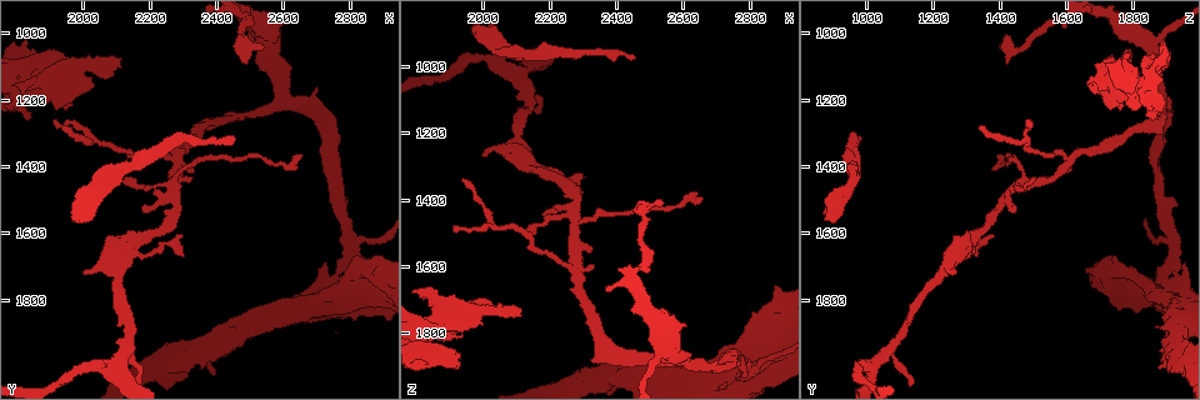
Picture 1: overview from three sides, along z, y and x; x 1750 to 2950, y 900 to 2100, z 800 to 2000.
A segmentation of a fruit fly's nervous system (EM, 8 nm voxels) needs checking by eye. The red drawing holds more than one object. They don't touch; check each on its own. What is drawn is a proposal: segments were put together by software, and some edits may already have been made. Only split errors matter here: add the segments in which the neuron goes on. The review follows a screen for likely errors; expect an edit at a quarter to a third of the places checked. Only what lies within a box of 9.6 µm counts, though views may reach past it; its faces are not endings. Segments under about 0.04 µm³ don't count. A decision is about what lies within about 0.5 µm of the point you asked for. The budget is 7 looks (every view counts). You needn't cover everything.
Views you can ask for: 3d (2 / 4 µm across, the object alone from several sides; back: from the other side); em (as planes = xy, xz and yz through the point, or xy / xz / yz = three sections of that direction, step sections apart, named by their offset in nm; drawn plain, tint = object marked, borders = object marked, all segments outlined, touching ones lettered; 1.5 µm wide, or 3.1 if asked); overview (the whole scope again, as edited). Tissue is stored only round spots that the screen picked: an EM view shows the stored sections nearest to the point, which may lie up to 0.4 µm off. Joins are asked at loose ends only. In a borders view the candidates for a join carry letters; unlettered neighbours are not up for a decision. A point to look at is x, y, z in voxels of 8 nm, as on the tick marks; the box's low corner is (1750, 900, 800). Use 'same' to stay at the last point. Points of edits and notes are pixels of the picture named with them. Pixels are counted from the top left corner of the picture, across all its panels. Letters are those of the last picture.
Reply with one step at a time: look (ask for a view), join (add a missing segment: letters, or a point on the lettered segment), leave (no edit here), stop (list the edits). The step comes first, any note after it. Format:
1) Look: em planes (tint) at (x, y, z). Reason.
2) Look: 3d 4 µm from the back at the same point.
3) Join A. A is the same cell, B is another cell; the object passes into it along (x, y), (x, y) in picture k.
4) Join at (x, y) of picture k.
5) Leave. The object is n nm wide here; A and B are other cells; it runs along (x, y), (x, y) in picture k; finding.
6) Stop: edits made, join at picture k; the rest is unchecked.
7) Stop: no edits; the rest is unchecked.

Look: 3d 4 µm from the back at (2450, 1330, 970). Thin end.

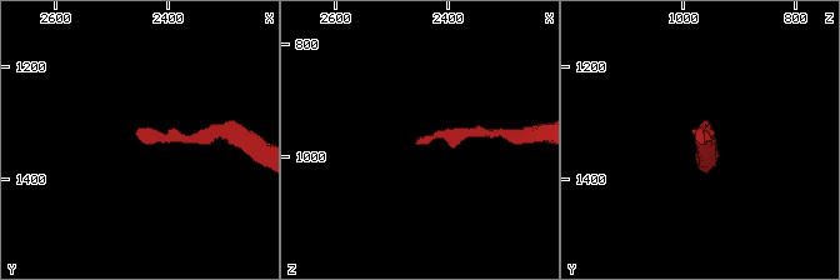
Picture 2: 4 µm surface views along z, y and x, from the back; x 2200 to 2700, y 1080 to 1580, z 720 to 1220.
Look: em planes (borders) at (2455, 1325, 975).

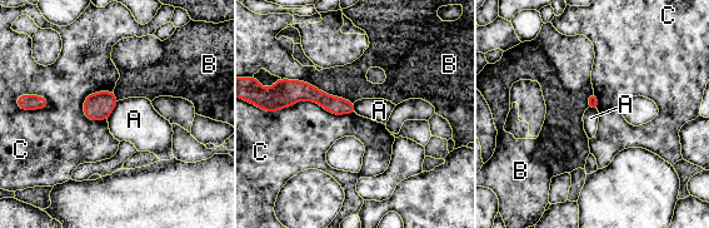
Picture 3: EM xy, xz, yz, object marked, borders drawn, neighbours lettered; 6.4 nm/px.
Leave. The object is 70 nm wide here; A, B and C are other cells; it runs along (280, 104), (315, 94), (351, 109) in picture 3; none of them fits.

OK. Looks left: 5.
Look: 3d 2 µm at (1970, 1560, 880). An open end.

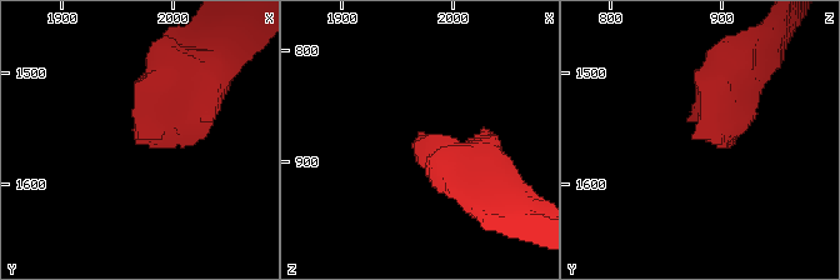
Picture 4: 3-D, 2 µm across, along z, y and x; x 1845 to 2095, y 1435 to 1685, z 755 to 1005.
Look: em xy step 4 (tint) at (1966, 1556, 876).

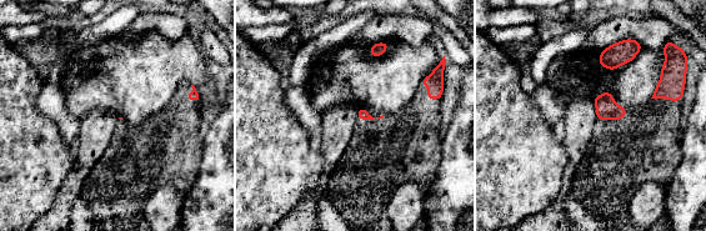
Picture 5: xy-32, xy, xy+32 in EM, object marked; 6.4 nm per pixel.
Look: em planes (borders) at the same point. Cut it another way.

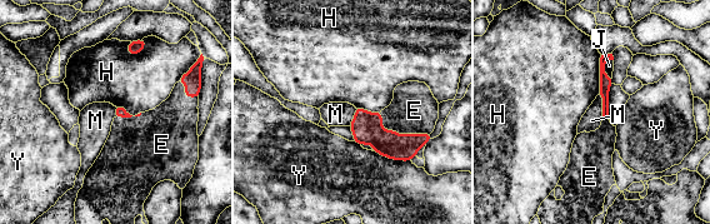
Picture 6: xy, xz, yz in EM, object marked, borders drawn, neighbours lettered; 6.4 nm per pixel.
Join E. E is the same cell, H, J, M and Y are other cells; the object passes into it along (366, 127), (398, 133), (414, 110) in picture 6; the neuron continues.

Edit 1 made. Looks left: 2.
Look: em planes (borders) at (1930, 1090, 1900). Branch stops here.

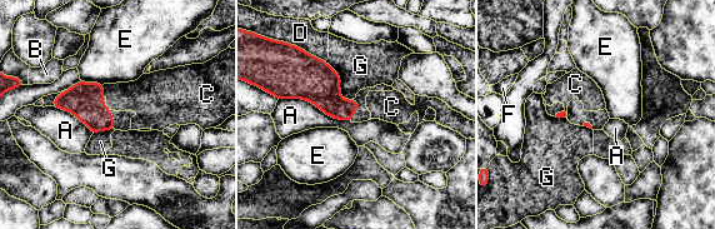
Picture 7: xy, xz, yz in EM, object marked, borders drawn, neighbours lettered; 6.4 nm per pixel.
Join C. C is the same cell, A, B, D, E, F and G are other cells; the object passes into it along (85, 100), (103, 90), (140, 96) in picture 7; the neuron continues.

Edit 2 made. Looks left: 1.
Stop: edits made, join at picture 6, join at picture 7; the rest is unchecked.

